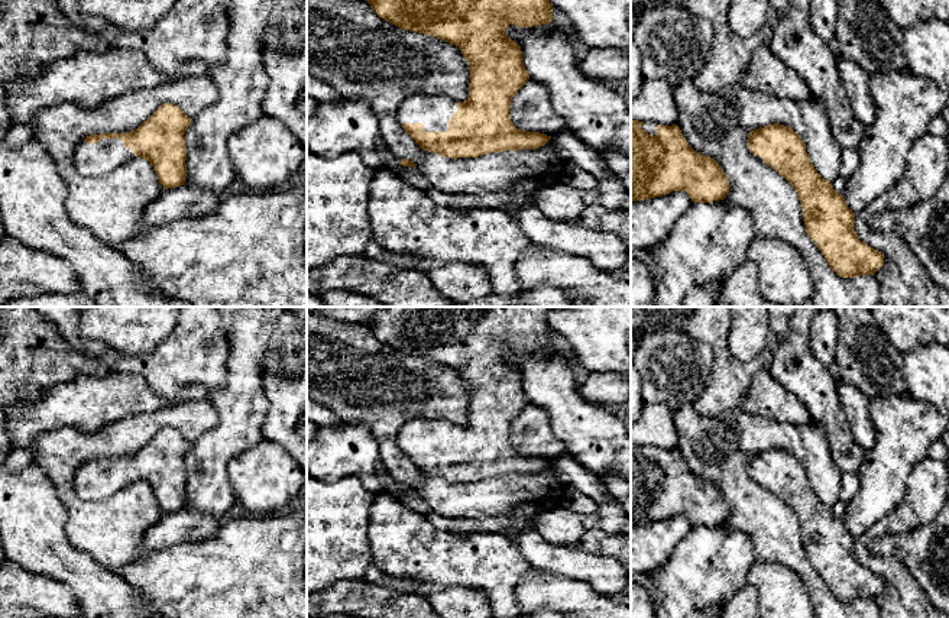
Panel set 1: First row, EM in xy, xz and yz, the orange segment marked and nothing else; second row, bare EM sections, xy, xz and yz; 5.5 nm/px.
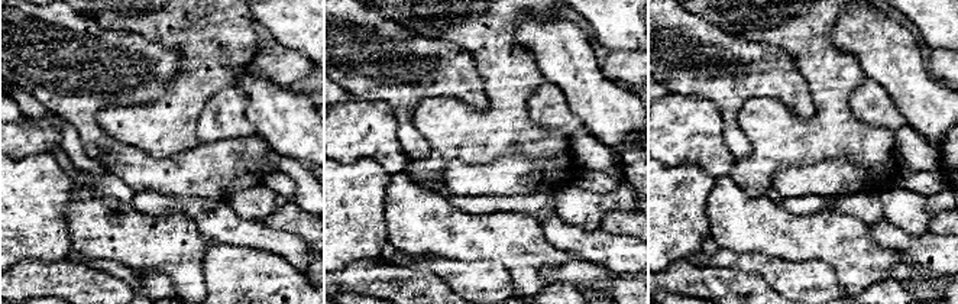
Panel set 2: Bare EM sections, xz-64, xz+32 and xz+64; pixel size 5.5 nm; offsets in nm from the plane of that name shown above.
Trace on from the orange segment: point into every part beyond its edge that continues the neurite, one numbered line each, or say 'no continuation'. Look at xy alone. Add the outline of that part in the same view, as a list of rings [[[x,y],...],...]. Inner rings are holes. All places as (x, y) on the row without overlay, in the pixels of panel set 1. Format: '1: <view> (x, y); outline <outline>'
1: xy (91, 484); outline [[[101,463],[98,467],[80,466],[74,476],[77,495],[85,501],[104,501],[122,485],[137,482],[120,463]]]

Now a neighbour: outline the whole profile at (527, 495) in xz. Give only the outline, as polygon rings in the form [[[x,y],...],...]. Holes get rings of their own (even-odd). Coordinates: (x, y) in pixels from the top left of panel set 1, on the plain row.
[[[307,313],[307,397],[331,410],[347,424],[363,424],[379,444],[379,459],[398,483],[409,483],[443,517],[535,518],[561,507],[566,486],[553,462],[538,473],[490,476],[479,482],[446,482],[420,472],[399,449],[396,437],[412,418],[440,420],[463,427],[469,420],[470,395],[459,371],[430,359],[404,355],[379,342],[366,324],[343,324]]]

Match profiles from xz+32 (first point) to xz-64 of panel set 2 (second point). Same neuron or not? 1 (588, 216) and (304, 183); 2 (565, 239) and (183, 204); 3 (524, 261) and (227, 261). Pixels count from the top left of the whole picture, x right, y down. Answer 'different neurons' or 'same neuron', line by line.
1: same neuron
2: same neuron
3: different neurons

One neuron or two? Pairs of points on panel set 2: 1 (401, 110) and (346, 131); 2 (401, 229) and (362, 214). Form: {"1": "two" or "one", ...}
{"1": "two", "2": "two"}

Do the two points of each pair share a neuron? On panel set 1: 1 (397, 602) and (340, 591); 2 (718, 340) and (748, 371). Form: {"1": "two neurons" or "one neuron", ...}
{"1": "one neuron", "2": "one neuron"}

